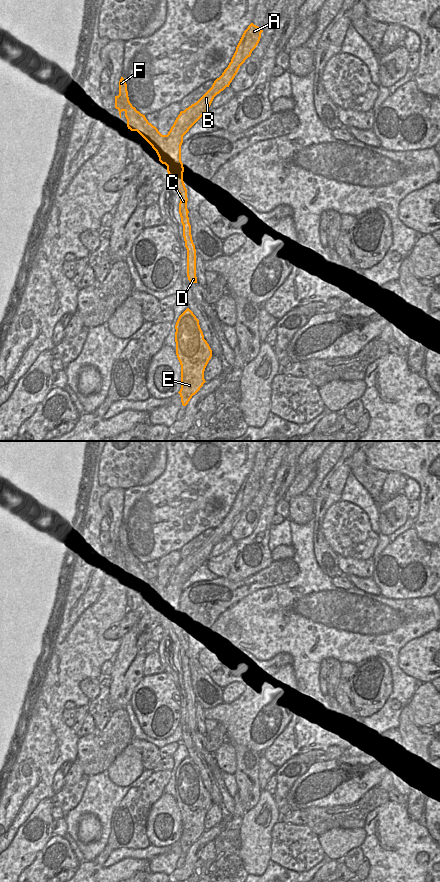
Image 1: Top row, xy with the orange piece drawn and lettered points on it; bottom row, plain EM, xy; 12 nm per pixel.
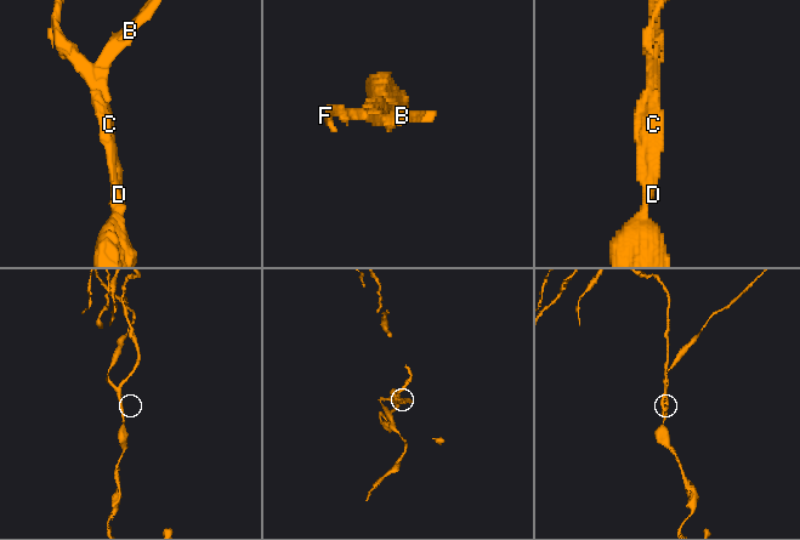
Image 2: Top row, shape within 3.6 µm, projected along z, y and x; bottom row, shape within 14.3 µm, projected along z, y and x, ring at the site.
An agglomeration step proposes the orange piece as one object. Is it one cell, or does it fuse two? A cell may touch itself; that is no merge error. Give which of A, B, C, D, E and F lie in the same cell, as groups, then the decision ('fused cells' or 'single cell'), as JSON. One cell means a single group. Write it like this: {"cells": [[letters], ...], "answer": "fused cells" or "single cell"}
{"cells": [["A", "B", "C", "D", "E"], ["F"]], "answer": "fused cells"}

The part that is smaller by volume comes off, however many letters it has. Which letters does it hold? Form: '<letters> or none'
F

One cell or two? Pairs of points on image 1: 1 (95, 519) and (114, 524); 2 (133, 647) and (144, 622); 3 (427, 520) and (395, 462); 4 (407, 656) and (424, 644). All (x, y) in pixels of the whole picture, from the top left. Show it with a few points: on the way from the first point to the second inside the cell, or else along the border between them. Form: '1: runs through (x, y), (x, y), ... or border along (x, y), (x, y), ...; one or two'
1: border along (107, 492), (100, 499), (100, 508), (103, 515); two
2: border along (136, 624), (136, 629), (140, 633); two
3: runs through (428, 503), (425, 482), (412, 469); one
4: runs through (411, 656), (420, 648); one

